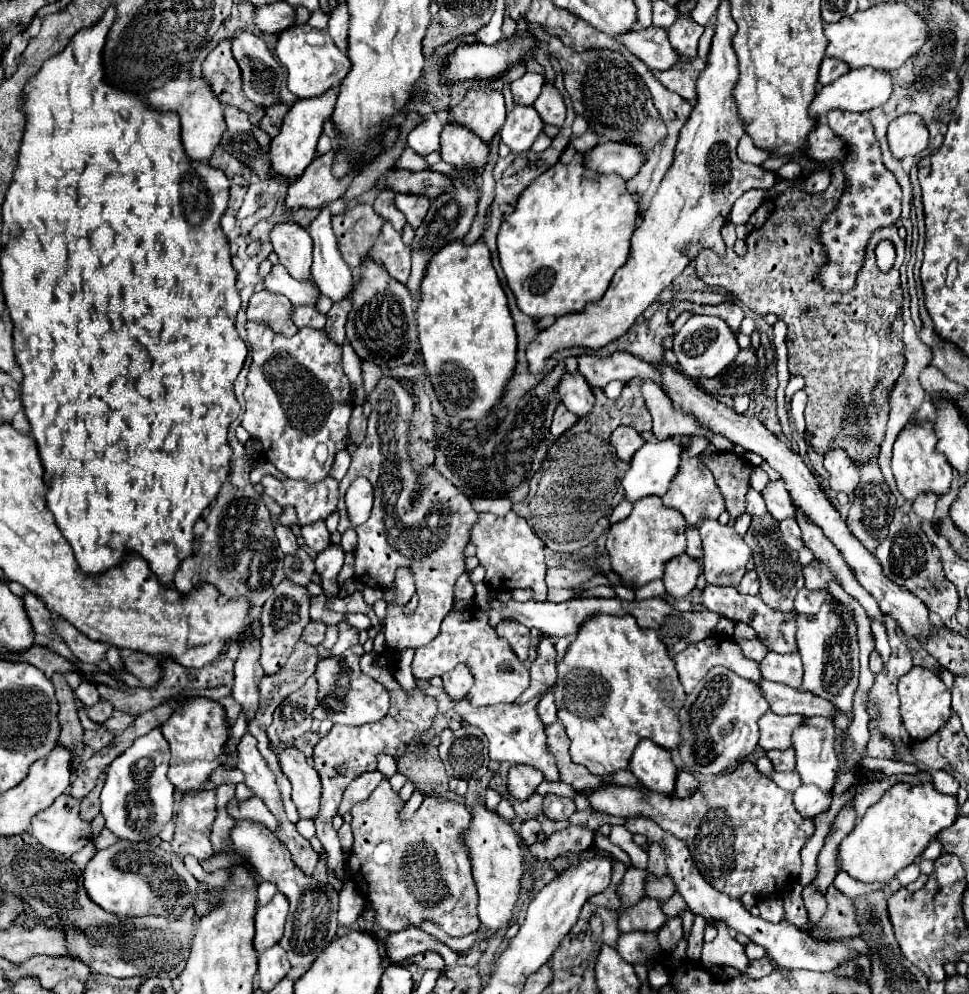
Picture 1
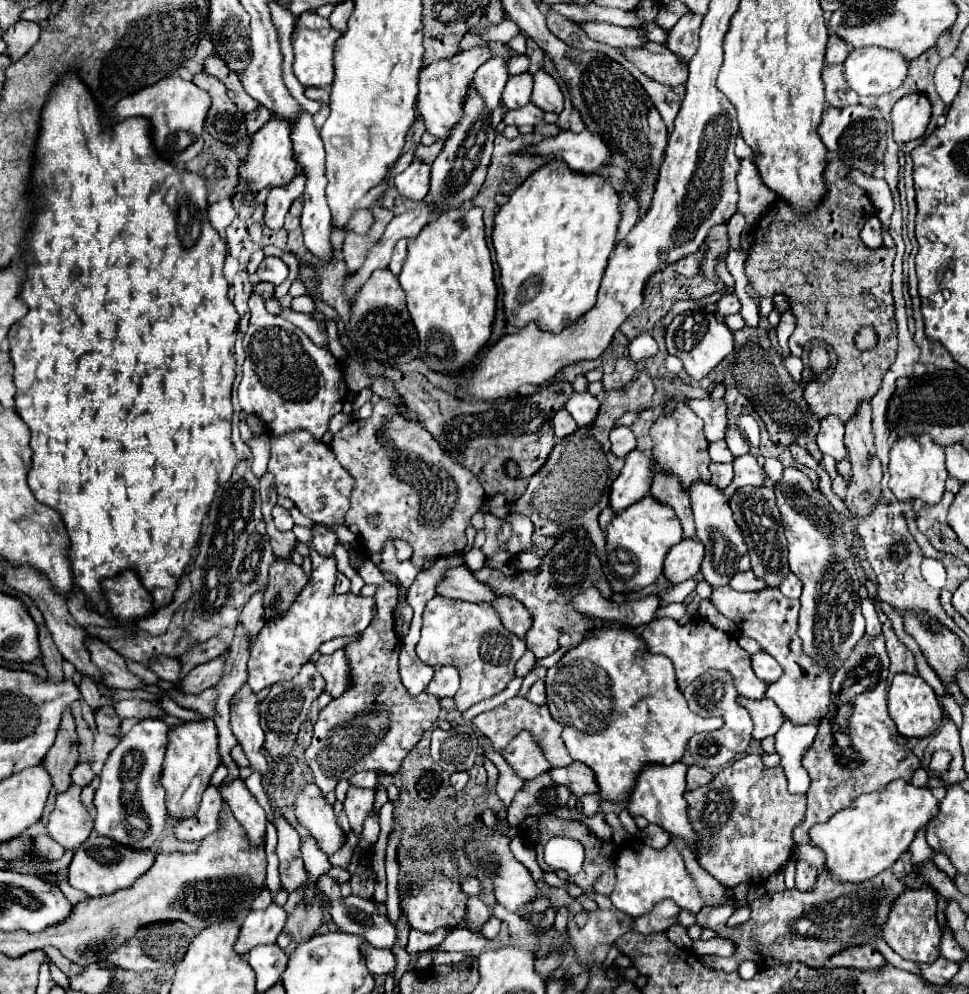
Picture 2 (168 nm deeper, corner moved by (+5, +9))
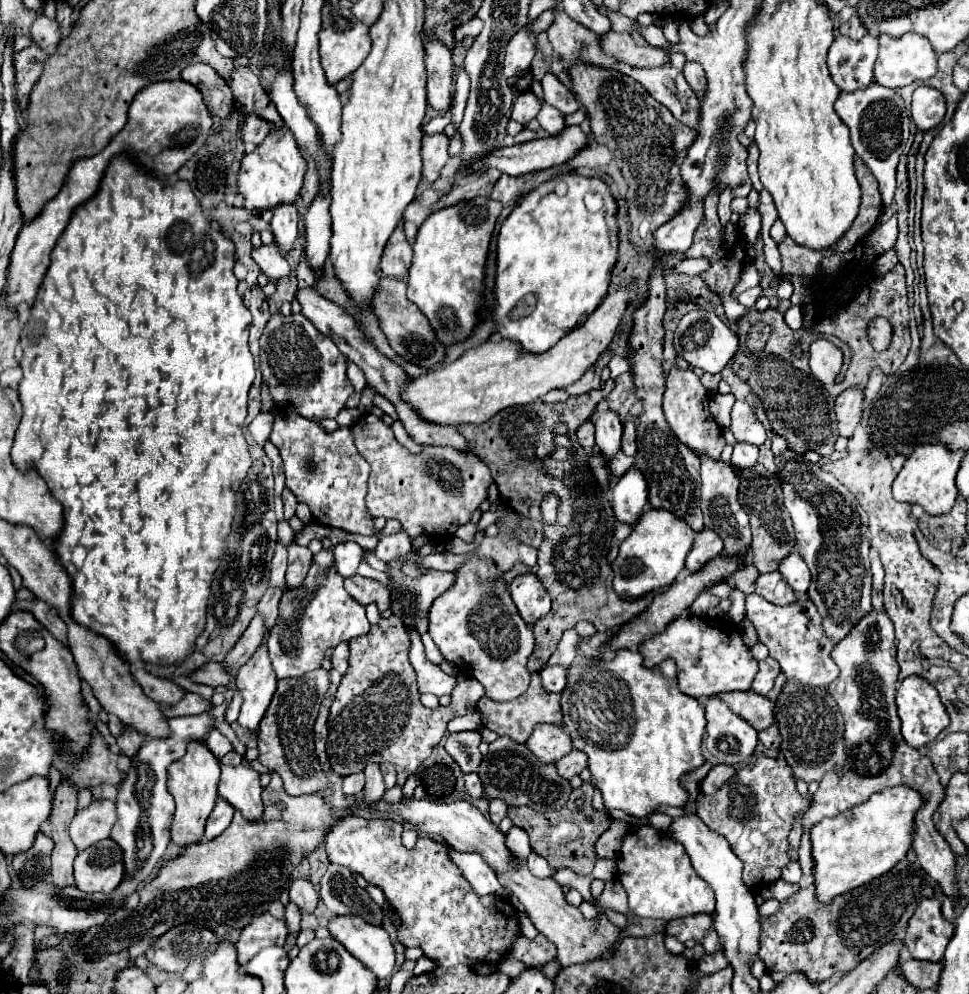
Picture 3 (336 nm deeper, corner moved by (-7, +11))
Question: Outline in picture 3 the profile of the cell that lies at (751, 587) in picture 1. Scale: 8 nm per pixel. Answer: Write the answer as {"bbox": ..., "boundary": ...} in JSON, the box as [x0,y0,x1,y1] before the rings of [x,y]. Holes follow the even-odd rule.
{"bbox":[756,572,798,606],"boundary":[[[780,572],[760,574],[760,578],[756,580],[756,592],[762,598],[766,598],[768,602],[778,604],[778,606],[794,604],[794,600],[798,600],[798,594],[794,594],[794,590],[790,590],[788,582],[782,578]]]}

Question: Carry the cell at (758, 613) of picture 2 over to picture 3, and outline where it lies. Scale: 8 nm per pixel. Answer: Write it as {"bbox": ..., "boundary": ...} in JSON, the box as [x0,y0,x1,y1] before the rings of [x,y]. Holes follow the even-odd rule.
{"bbox":[746,594,838,688],"boundary":[[[750,594],[746,596],[746,618],[754,624],[760,642],[770,650],[770,656],[778,660],[788,678],[818,688],[826,688],[838,678],[838,666],[830,658],[834,642],[822,634],[822,618],[818,618],[818,610],[808,598],[800,598],[790,606],[776,606],[758,594]]]}

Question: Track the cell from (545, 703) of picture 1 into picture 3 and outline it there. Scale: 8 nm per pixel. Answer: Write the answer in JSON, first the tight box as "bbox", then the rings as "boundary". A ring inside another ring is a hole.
{"bbox":[540,664,568,692],"boundary":[[[546,664],[542,670],[540,670],[540,678],[542,678],[542,684],[548,692],[562,692],[564,686],[566,686],[566,674],[568,674],[568,666],[562,666],[562,664]]]}

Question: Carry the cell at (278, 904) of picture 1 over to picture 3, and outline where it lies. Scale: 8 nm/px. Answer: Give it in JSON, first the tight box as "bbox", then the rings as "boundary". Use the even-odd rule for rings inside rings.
{"bbox":[236,912,286,966],"boundary":[[[268,912],[262,914],[262,918],[254,918],[254,922],[250,922],[250,926],[246,926],[236,940],[238,964],[246,966],[246,962],[250,962],[250,958],[254,958],[262,948],[284,946],[286,936],[286,920],[278,920]]]}

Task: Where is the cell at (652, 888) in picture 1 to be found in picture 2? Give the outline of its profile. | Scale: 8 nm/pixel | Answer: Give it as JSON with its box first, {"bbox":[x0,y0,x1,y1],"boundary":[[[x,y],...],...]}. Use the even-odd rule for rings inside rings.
{"bbox":[610,844,702,918],"boundary":[[[628,844],[618,852],[614,866],[618,882],[614,886],[614,892],[610,894],[610,900],[618,910],[626,912],[632,918],[646,914],[662,898],[670,898],[680,908],[688,908],[694,914],[702,908],[702,898],[698,896],[698,890],[684,868],[682,856],[676,852],[672,844],[668,844],[664,850],[654,850],[644,844]]]}

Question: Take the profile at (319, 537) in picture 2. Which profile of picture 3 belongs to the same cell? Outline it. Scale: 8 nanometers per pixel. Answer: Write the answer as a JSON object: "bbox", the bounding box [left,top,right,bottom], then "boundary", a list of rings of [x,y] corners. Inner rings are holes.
{"bbox":[334,542,364,578],"boundary":[[[342,542],[334,546],[334,560],[336,568],[344,578],[350,578],[358,572],[358,566],[362,562],[364,550],[356,542]]]}

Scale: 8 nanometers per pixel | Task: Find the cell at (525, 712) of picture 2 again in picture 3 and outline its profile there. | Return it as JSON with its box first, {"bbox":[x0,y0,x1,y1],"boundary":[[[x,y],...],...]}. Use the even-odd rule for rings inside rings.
{"bbox":[478,674,562,742],"boundary":[[[532,674],[532,682],[526,690],[526,694],[510,700],[510,702],[494,702],[486,696],[478,700],[478,710],[482,714],[482,724],[496,732],[498,736],[510,736],[514,742],[524,742],[536,724],[540,722],[550,722],[550,724],[562,724],[562,710],[560,710],[560,696],[550,694],[544,690],[538,674]]]}

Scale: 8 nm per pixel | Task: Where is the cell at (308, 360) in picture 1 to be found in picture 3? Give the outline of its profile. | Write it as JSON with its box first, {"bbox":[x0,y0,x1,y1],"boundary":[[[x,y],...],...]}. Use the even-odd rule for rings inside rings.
{"bbox":[260,318,354,420],"boundary":[[[270,318],[260,338],[262,374],[270,386],[270,394],[286,412],[300,414],[310,420],[336,418],[354,388],[346,378],[346,358],[330,338],[318,334],[308,318]]]}

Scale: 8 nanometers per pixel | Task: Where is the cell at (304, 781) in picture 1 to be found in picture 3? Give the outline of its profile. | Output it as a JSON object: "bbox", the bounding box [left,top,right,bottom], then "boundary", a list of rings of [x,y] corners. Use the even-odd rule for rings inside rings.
{"bbox":[326,816,520,968],"boundary":[[[360,816],[342,818],[326,836],[326,852],[332,864],[346,866],[360,874],[368,884],[382,888],[390,910],[400,918],[398,942],[418,946],[426,958],[442,968],[470,962],[500,964],[514,938],[520,938],[518,910],[508,898],[478,896],[462,878],[462,872],[450,862],[440,840],[418,838],[412,850],[402,846],[402,824],[394,820],[364,820]]]}

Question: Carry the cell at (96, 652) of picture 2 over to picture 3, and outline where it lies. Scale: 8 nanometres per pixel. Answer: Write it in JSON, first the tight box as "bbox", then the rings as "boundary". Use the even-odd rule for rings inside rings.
{"bbox":[134,670,186,706],"boundary":[[[136,670],[134,672],[134,680],[142,686],[142,690],[158,704],[166,704],[166,706],[176,706],[186,690],[182,690],[180,686],[176,686],[174,682],[170,680],[162,680],[162,678],[156,678],[152,674],[148,674],[146,670]]]}

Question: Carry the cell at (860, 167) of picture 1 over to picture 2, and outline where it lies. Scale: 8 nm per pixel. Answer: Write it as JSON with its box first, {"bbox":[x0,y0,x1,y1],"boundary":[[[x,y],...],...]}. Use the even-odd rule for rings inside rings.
{"bbox":[822,66,860,108],"boundary":[[[828,66],[822,70],[822,80],[826,86],[826,102],[834,108],[846,108],[860,104],[860,98],[850,90],[842,78],[842,66]]]}

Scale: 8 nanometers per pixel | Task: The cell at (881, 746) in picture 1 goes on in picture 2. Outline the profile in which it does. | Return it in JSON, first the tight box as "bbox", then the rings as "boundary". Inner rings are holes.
{"bbox":[794,636,920,844],"boundary":[[[864,636],[852,656],[838,668],[832,678],[832,702],[830,714],[818,726],[818,740],[804,756],[804,768],[810,774],[812,785],[808,790],[807,810],[804,822],[794,830],[796,844],[810,842],[810,828],[826,822],[838,810],[848,808],[860,794],[876,792],[896,778],[910,782],[914,770],[920,768],[920,760],[912,750],[906,748],[906,740],[898,734],[886,708],[886,676],[888,676],[888,654],[884,638]],[[840,706],[850,708],[846,722],[836,722]],[[836,734],[846,734],[846,744],[836,740]]]}

